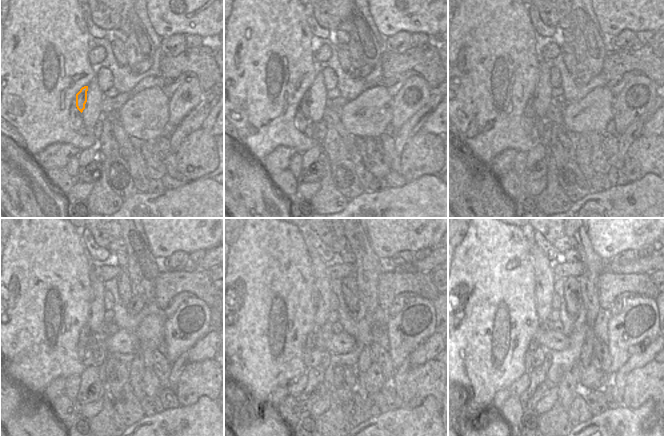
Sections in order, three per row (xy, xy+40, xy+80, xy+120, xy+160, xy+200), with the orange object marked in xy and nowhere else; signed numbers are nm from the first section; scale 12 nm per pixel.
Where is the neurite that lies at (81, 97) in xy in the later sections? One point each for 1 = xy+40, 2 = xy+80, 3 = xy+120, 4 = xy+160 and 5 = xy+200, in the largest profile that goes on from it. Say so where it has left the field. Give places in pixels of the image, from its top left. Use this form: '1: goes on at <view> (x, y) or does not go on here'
1: goes on at xy+40 (305, 102)
2: goes on at xy+80 (529, 111)
3: goes on at xy+120 (86, 336)
4: goes on at xy+160 (311, 342)
5: goes on at xy+200 (533, 344)

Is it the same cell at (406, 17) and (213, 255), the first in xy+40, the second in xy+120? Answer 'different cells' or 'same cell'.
different cells

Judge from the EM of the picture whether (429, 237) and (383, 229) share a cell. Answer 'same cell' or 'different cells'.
same cell

